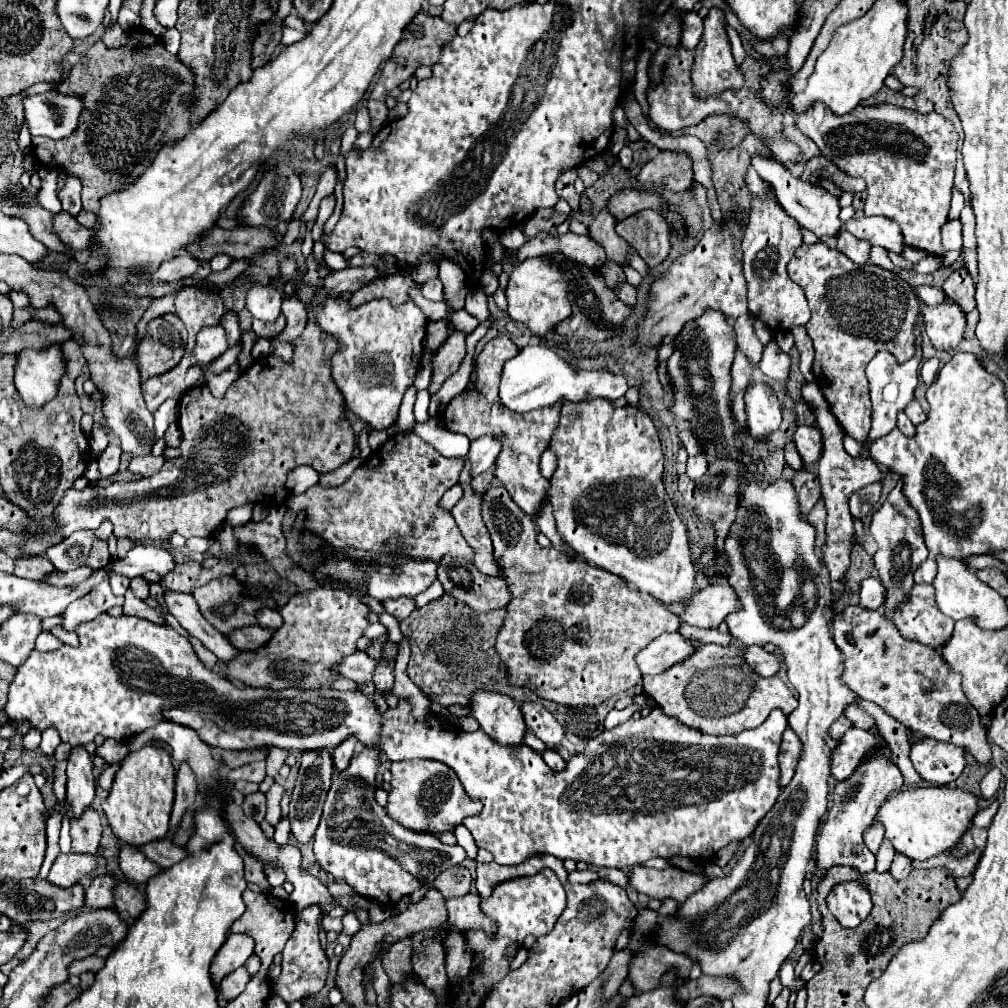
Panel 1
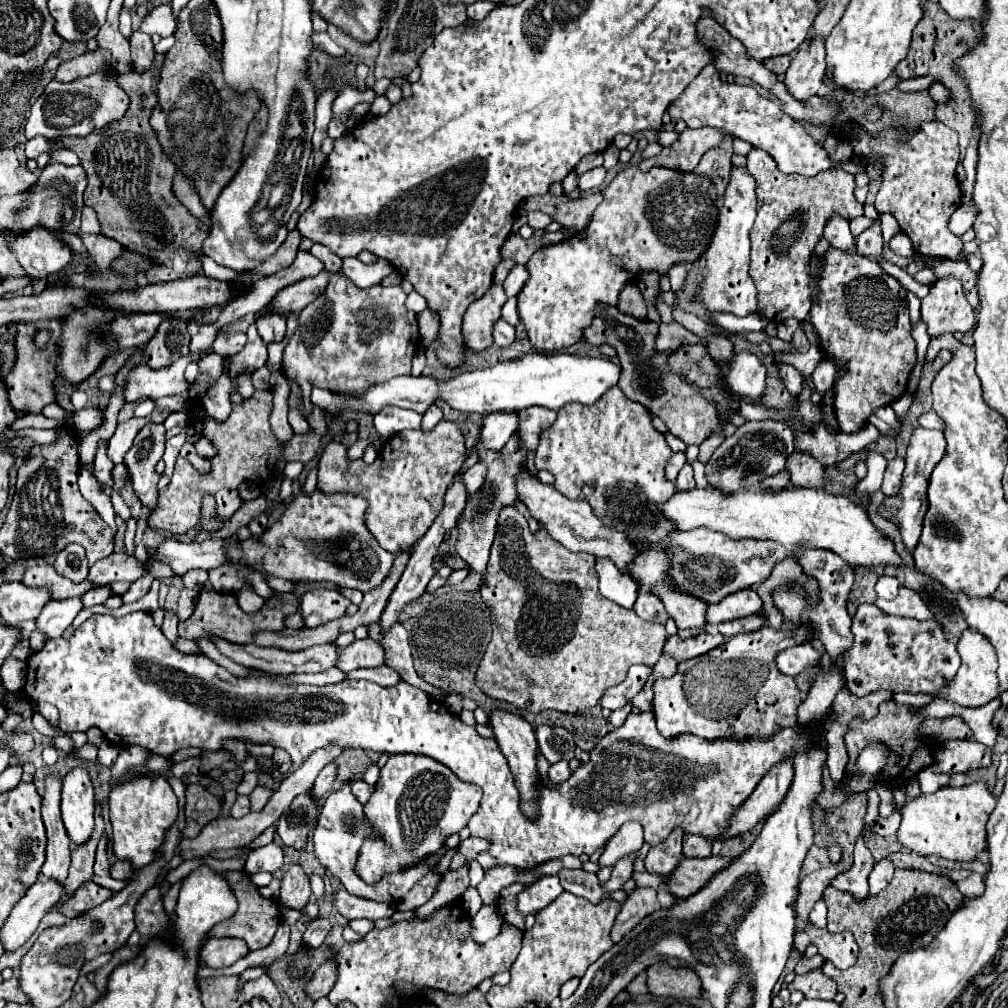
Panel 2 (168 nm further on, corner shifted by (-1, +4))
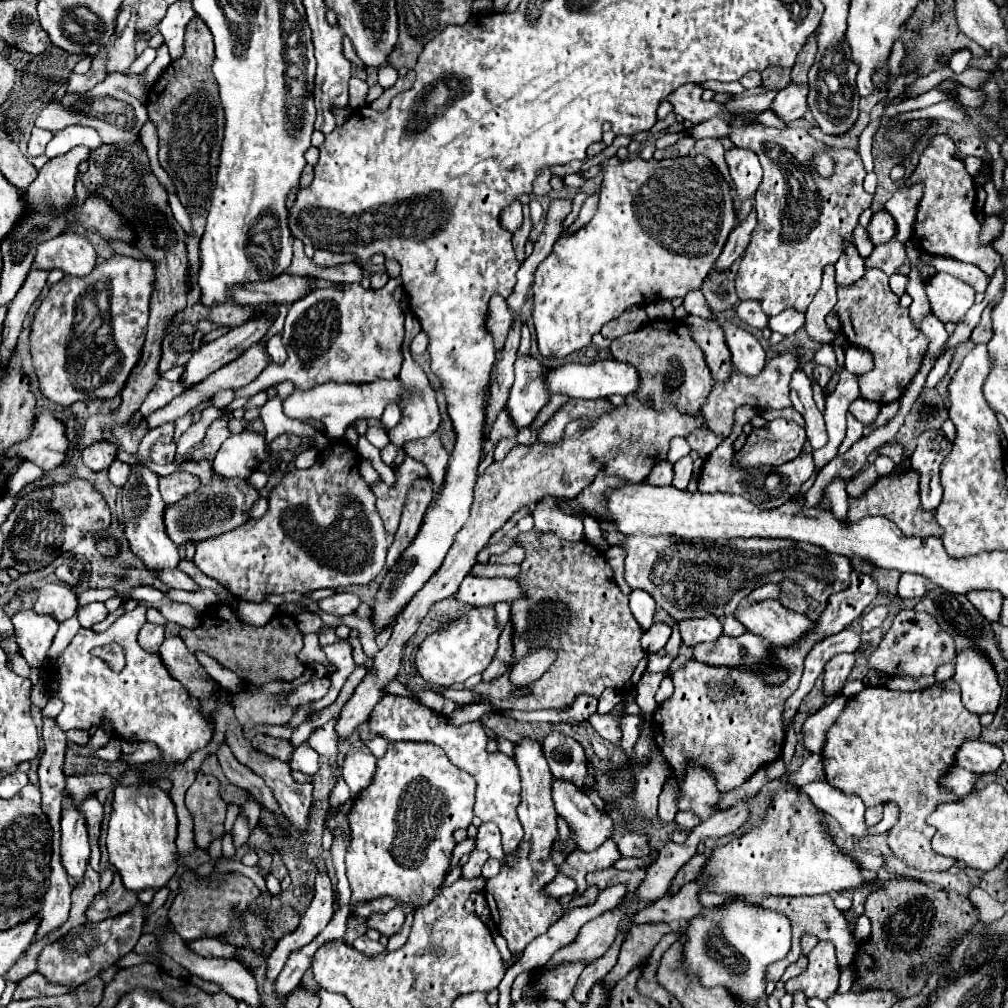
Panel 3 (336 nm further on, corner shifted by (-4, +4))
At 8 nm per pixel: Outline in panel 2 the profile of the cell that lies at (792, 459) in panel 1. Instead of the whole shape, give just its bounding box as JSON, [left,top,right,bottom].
[787,453,829,487]

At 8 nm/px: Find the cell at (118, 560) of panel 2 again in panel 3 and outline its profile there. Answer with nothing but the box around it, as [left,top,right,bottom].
[156,569,198,591]

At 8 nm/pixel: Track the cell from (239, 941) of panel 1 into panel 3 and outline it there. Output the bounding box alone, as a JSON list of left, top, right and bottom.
[188,937,238,959]

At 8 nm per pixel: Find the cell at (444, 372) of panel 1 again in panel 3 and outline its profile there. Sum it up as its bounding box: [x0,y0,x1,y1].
[486,295,512,351]

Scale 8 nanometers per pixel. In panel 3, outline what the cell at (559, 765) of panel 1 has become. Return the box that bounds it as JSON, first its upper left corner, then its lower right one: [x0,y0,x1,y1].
[552,779,612,851]

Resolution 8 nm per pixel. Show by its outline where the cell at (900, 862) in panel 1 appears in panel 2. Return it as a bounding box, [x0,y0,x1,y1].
[867,859,893,895]

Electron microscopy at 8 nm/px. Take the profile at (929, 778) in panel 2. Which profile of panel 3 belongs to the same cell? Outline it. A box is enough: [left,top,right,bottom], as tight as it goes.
[940,767,976,797]

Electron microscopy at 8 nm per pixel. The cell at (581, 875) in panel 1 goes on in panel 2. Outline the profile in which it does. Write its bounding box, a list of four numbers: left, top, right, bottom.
[599,821,643,867]

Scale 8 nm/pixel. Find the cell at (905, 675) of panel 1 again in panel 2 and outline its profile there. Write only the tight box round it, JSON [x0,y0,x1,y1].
[845,605,959,697]

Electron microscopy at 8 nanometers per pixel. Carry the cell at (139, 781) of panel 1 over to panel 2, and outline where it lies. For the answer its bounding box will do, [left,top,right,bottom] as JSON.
[109,777,177,871]

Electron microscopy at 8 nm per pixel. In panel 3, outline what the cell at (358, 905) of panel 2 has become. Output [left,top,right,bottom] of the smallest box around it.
[366,905,404,935]

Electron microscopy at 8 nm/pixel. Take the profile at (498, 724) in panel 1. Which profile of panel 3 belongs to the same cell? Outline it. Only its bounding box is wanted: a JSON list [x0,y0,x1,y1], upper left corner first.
[486,737,564,951]

